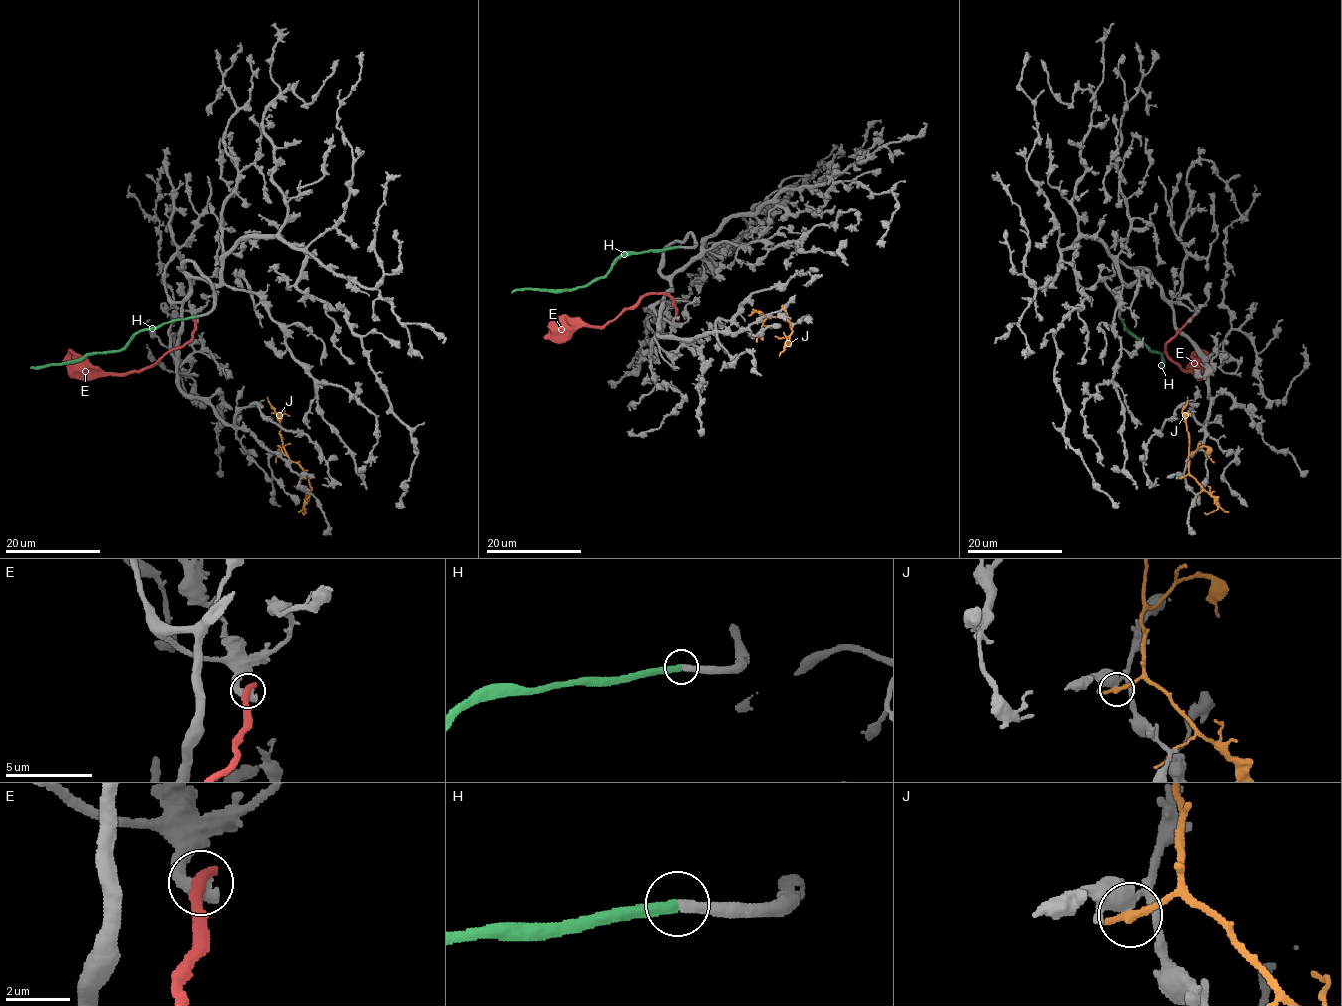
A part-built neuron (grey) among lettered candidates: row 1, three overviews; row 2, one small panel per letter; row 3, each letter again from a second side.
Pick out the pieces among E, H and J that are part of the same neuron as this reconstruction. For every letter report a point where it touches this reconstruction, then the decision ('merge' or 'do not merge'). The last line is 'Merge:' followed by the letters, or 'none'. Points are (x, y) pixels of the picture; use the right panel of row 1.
E: contact (1189, 319); do not merge
H: contact (1118, 315); merge
J: contact (1181, 477); do not merge
Merge: H

